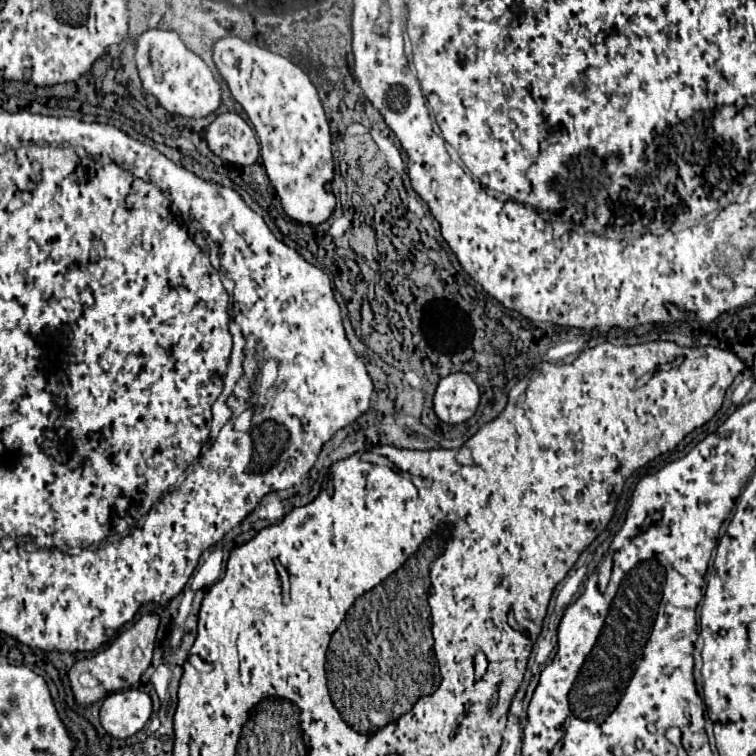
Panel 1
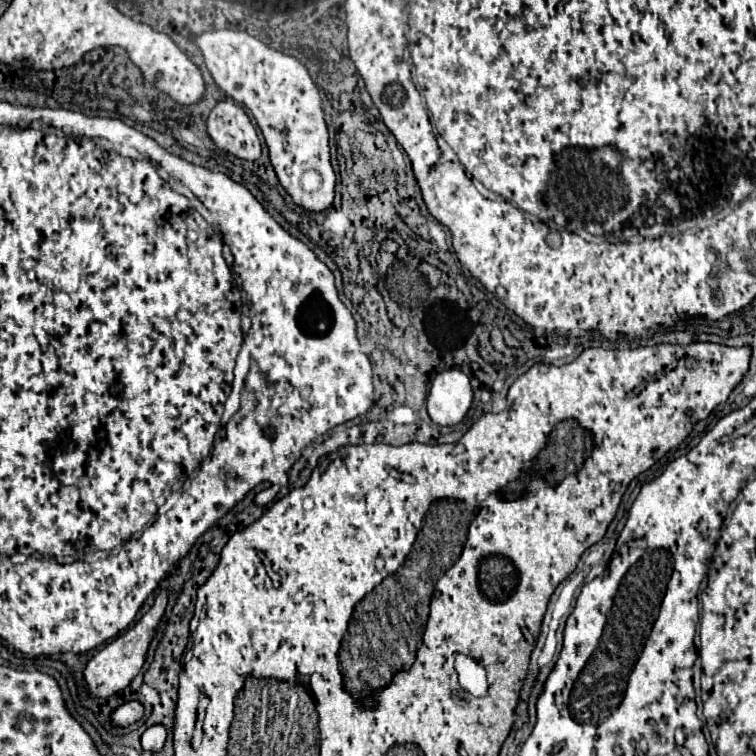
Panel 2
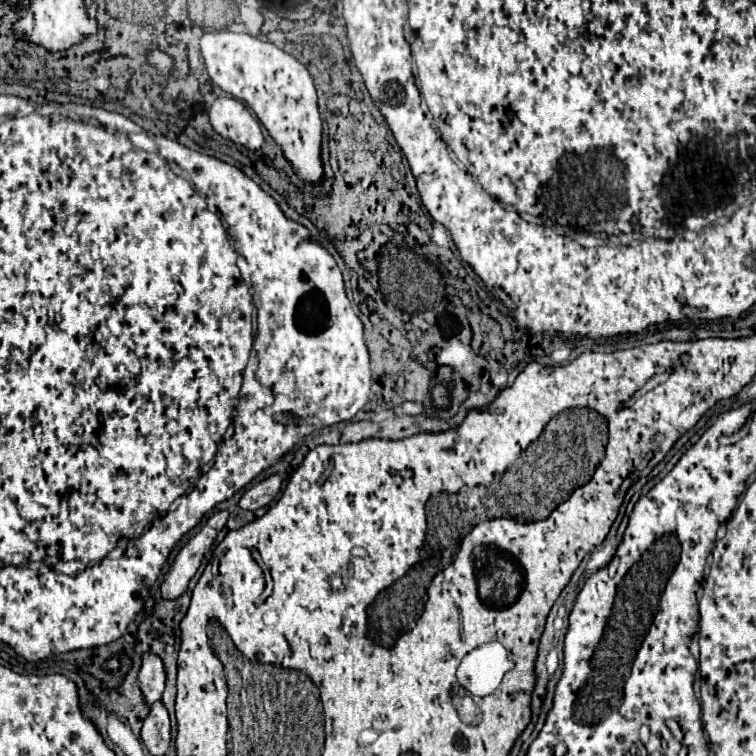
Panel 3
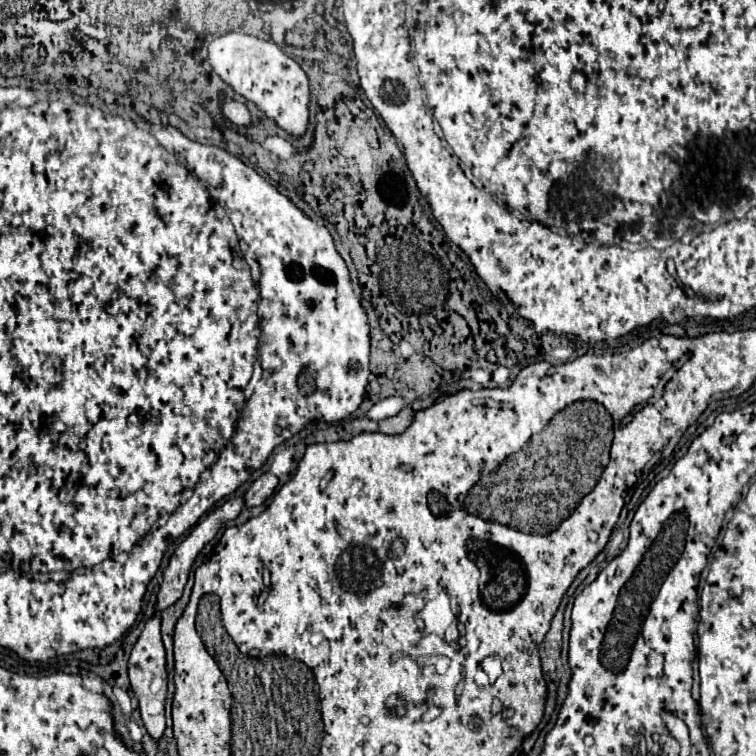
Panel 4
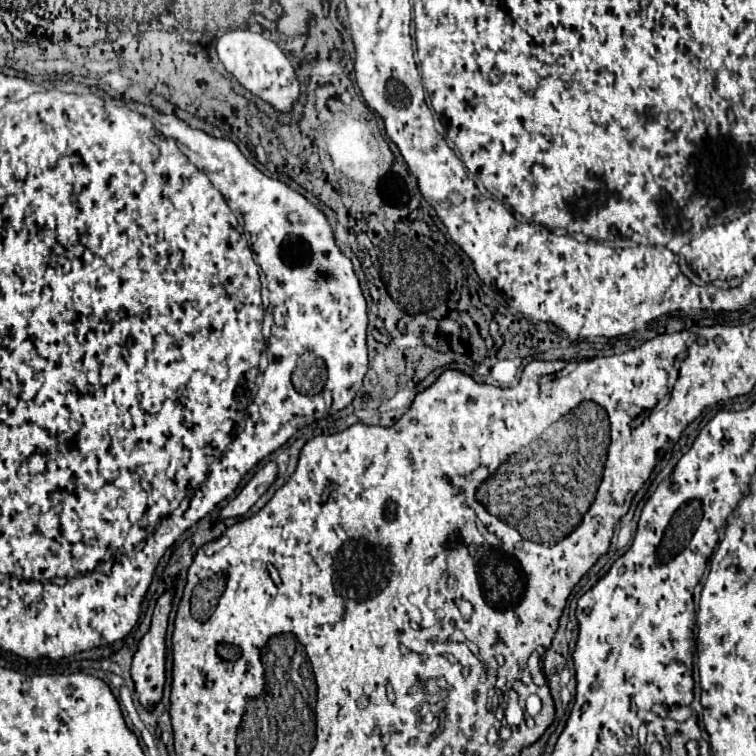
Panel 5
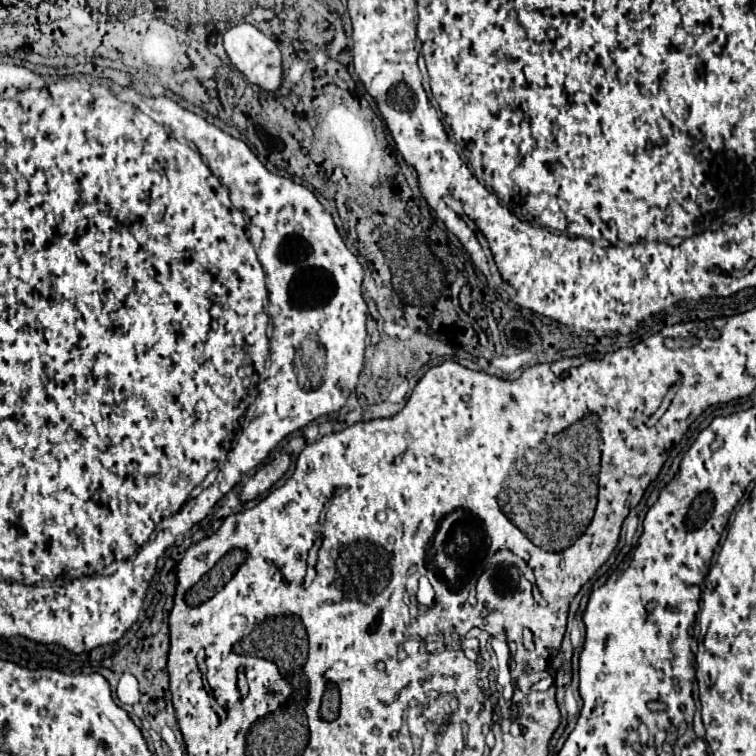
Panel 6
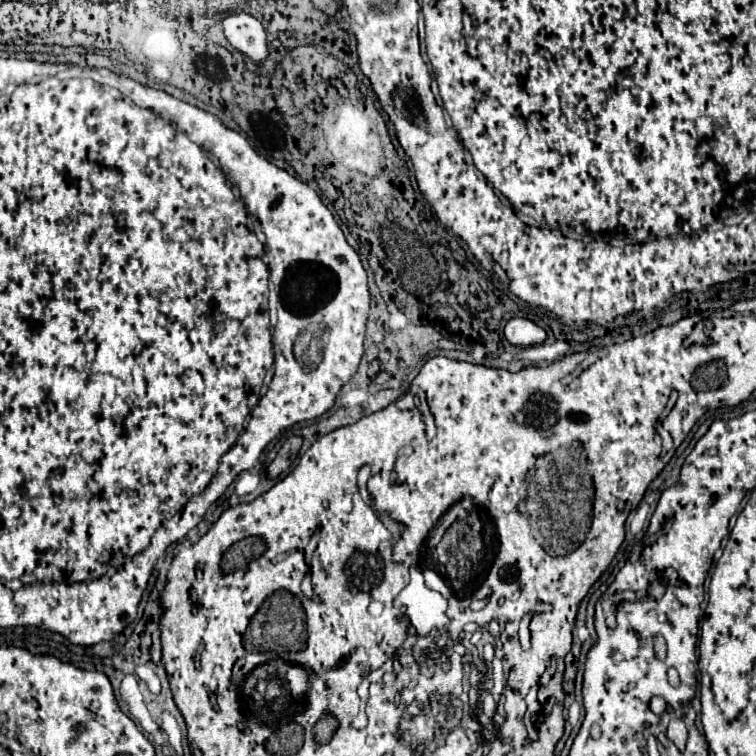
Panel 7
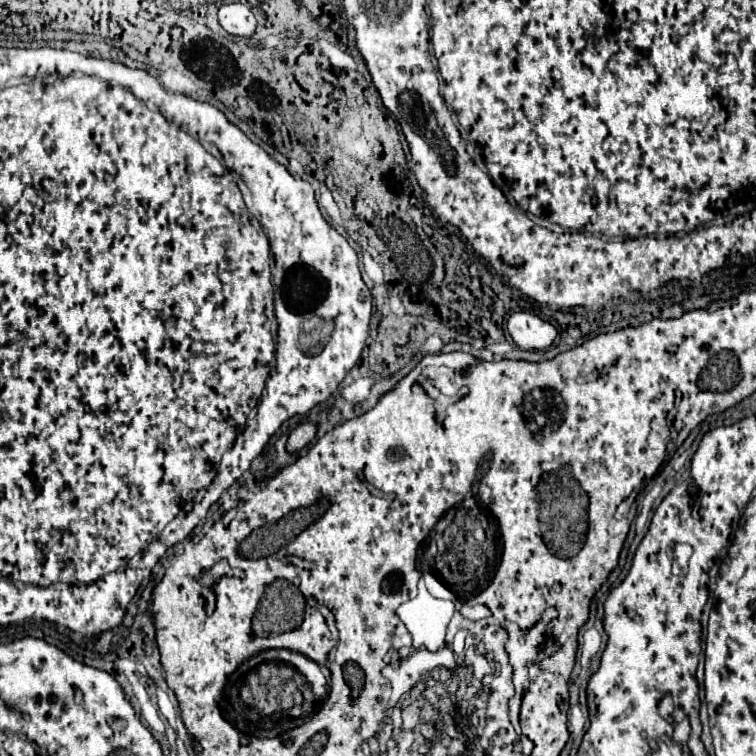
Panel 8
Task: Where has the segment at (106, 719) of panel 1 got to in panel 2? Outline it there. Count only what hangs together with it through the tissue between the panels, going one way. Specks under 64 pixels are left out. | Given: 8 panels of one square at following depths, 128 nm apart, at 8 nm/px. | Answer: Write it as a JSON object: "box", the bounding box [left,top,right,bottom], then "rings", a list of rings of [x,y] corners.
{"box":[110,700,144,728],"rings":[[[128,700],[110,712],[110,720],[118,728],[126,728],[144,716],[144,706],[138,700]]]}

